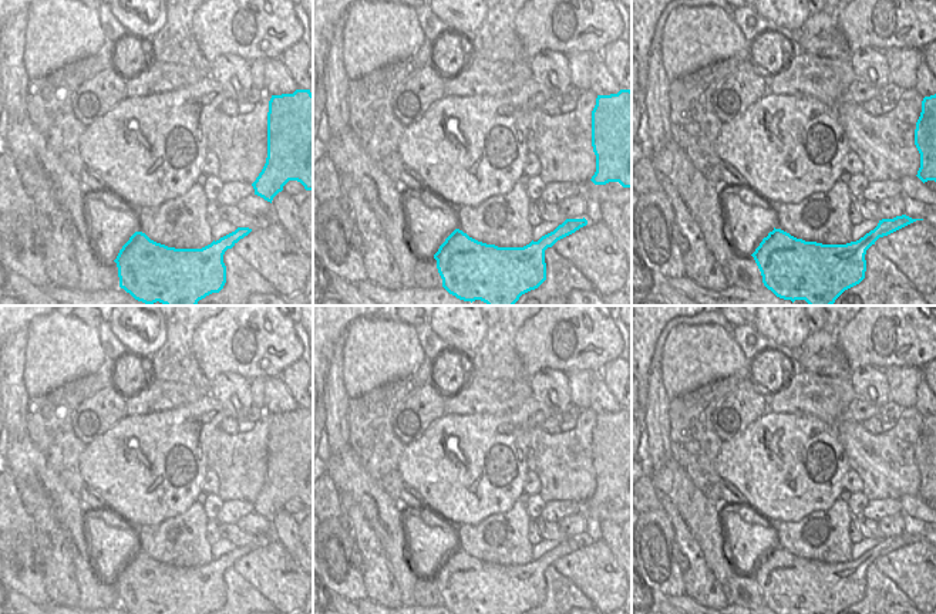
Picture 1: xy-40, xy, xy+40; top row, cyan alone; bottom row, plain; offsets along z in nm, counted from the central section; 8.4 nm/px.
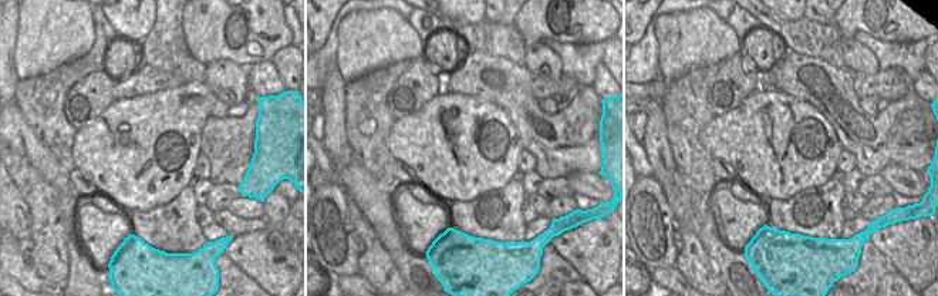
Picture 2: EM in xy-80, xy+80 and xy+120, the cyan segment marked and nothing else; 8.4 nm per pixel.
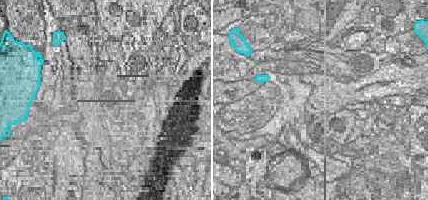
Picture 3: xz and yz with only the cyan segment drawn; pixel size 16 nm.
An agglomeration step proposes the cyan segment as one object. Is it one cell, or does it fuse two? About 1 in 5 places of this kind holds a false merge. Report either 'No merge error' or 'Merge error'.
No merge error

